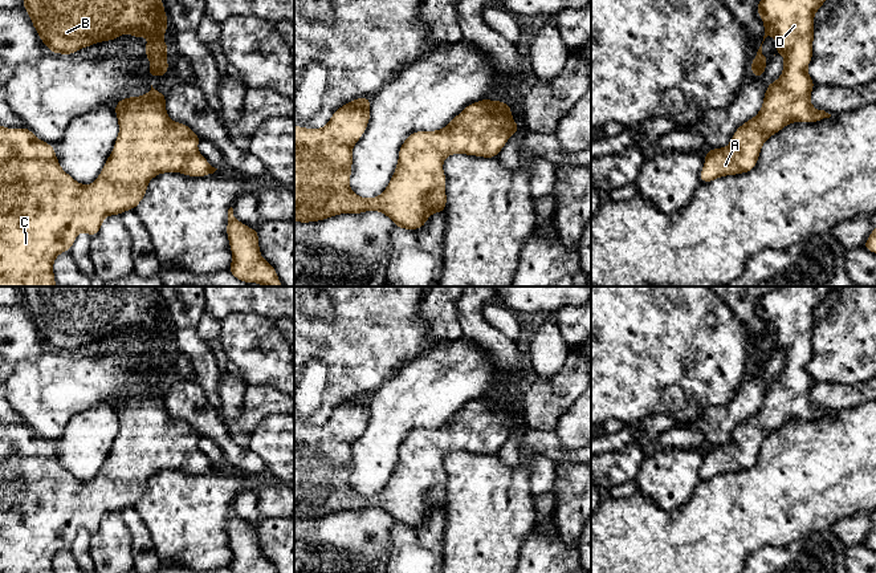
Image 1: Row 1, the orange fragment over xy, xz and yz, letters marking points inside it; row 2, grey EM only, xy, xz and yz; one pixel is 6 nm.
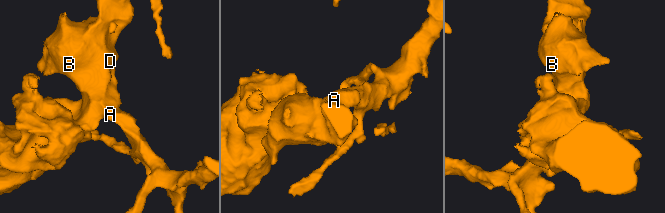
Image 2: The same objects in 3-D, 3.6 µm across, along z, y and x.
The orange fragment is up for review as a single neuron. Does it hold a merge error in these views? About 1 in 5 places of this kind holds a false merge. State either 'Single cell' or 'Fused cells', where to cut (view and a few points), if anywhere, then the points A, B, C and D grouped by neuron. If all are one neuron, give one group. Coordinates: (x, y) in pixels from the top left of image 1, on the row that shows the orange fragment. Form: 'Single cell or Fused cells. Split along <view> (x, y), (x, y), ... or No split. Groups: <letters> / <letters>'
Single cell. No split. Groups: A B C D

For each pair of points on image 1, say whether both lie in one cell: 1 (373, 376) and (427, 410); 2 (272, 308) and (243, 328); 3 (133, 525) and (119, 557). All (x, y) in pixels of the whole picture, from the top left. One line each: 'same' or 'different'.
1: different
2: different
3: different

